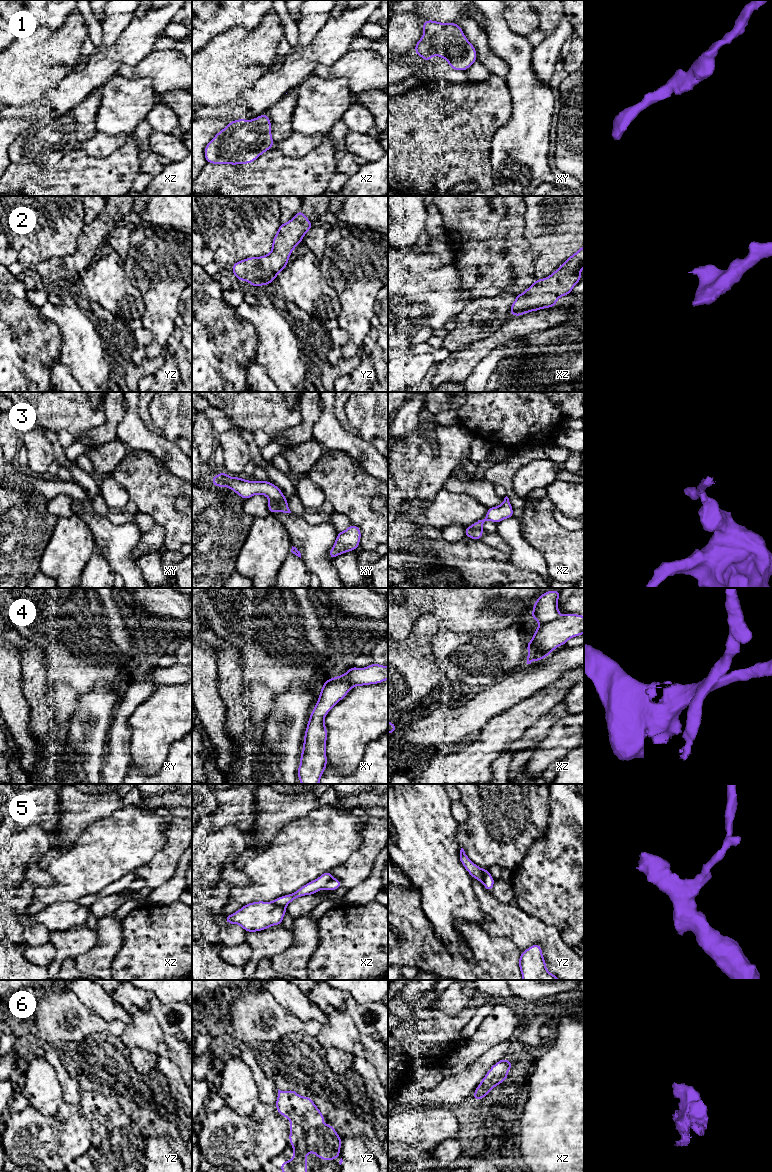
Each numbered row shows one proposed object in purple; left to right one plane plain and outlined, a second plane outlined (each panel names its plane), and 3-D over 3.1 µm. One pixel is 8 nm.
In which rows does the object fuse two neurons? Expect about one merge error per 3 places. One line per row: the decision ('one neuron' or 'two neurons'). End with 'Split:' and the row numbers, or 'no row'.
1: one neuron
2: one neuron
3: two neurons
4: two neurons
5: two neurons
6: one neuron
Split: 3, 4, 5

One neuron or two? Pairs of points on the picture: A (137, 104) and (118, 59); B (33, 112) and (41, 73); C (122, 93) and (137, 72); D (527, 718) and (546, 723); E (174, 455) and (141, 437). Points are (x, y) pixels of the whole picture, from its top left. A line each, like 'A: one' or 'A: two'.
A: two
B: two
C: two
D: two
E: one

